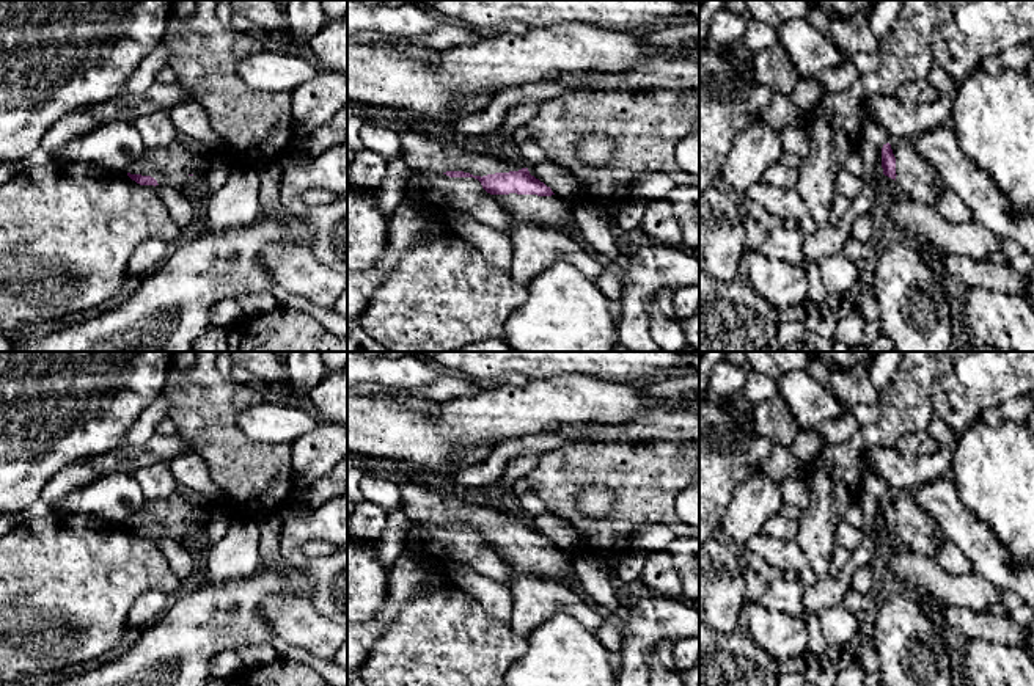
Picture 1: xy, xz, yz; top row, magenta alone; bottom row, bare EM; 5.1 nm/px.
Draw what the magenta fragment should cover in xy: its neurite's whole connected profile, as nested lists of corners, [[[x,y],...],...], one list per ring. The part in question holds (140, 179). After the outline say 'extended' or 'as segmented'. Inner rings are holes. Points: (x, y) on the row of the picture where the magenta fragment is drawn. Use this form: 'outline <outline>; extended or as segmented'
outline [[[179,137],[168,148],[146,151],[145,157],[130,166],[127,176],[140,185],[165,184],[181,190],[185,184],[203,179],[209,170],[207,155],[209,149],[201,143],[189,137]]]; extended

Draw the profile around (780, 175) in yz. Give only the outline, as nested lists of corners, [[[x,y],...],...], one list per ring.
[[[779,162],[765,171],[764,181],[775,187],[795,187],[797,170],[789,168]]]

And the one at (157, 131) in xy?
[[[170,110],[134,118],[132,124],[140,132],[146,151],[168,148],[179,138]]]

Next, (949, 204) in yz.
[[[943,185],[935,209],[949,221],[963,223],[974,220],[971,210],[948,185]]]

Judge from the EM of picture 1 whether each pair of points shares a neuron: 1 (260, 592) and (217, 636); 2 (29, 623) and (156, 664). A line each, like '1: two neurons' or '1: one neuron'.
1: one neuron
2: two neurons

